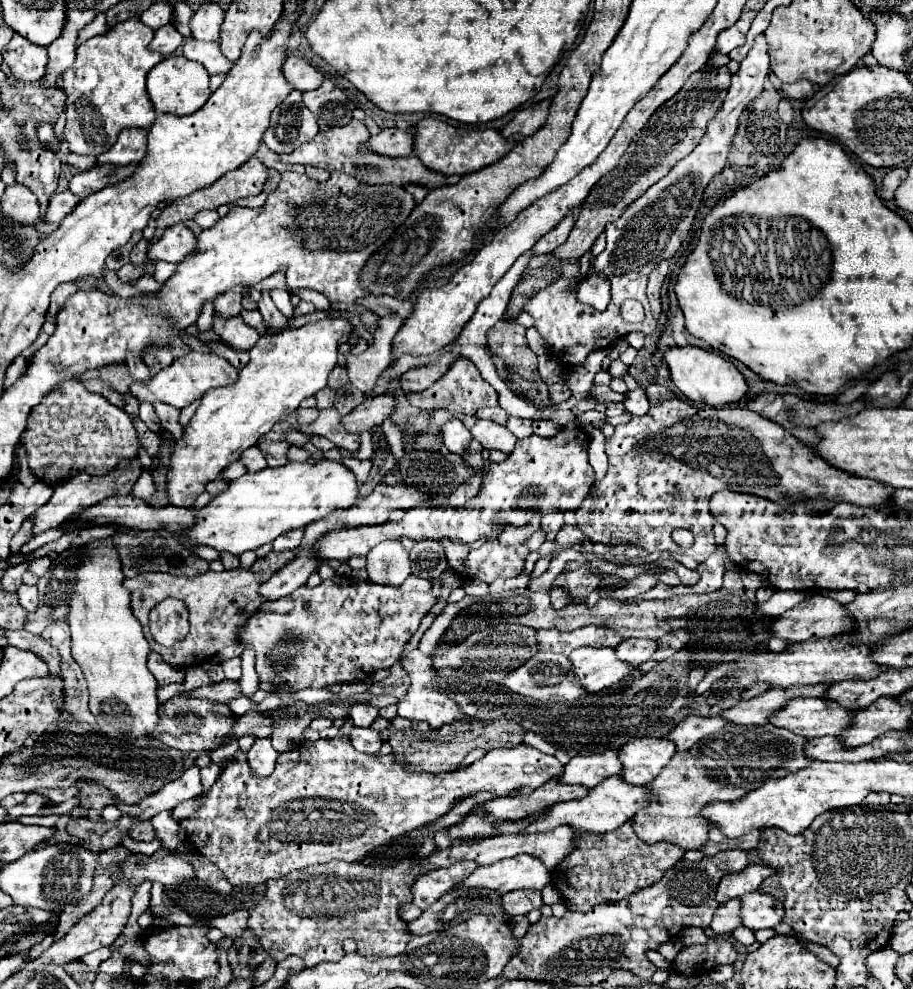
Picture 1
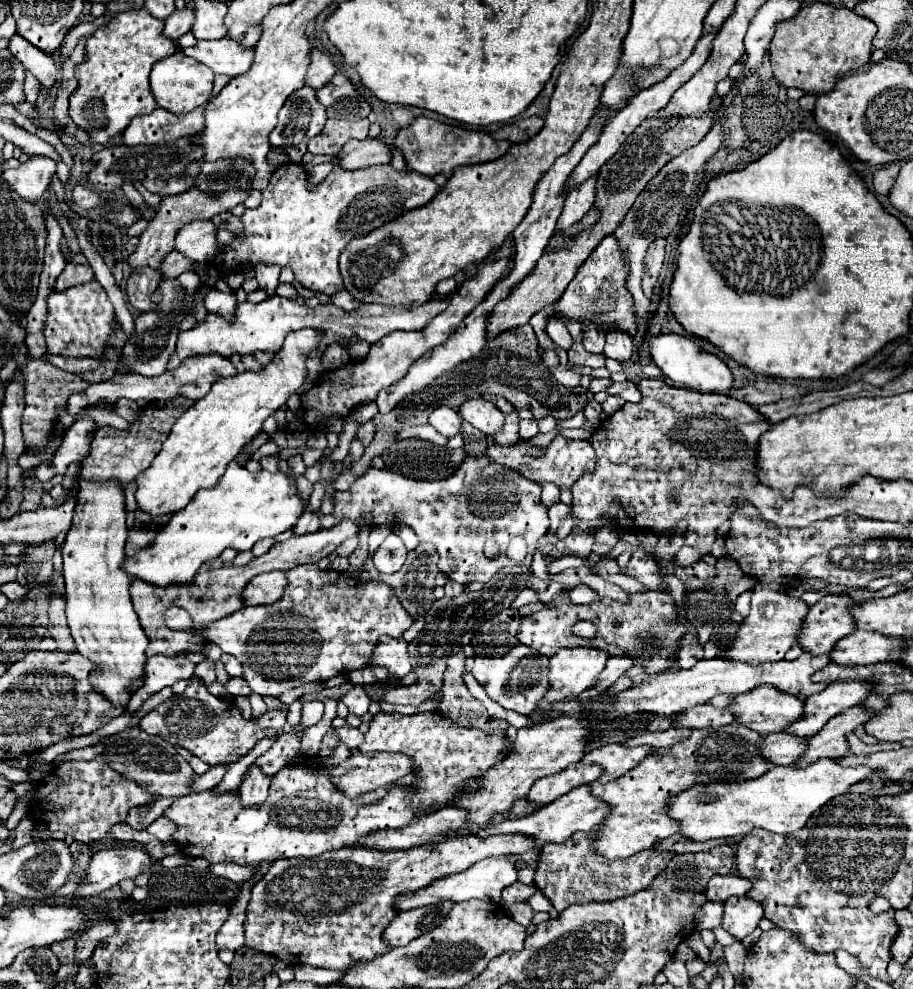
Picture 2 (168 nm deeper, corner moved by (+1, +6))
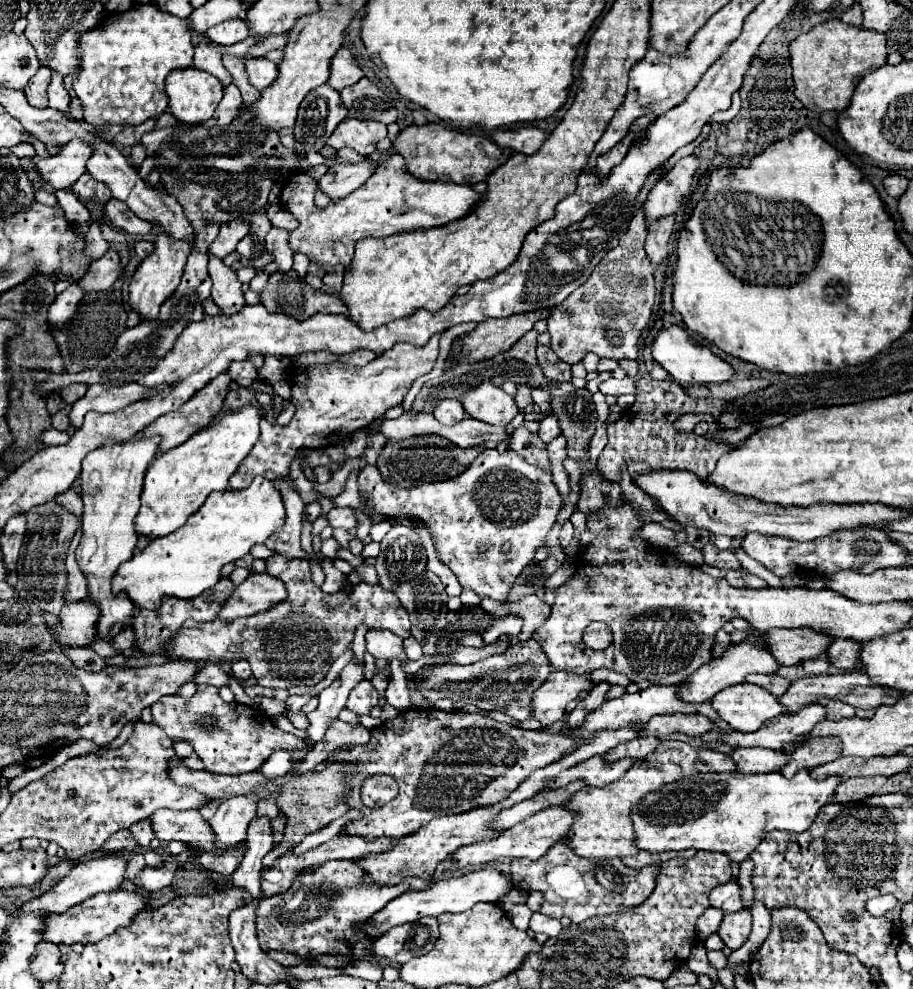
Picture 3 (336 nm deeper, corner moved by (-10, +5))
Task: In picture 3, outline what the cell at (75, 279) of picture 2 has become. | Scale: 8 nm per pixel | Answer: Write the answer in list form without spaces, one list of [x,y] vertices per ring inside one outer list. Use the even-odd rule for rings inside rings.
[[[109,249],[101,259],[91,261],[87,273],[83,275],[83,279],[79,279],[77,285],[83,291],[107,291],[121,273],[123,267],[119,263],[119,255],[117,251]]]

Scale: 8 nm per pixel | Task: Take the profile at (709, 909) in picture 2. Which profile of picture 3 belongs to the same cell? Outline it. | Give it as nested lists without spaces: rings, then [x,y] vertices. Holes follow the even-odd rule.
[[[709,907],[699,919],[697,919],[697,935],[701,939],[707,939],[711,933],[715,933],[719,929],[719,923],[723,921],[723,911],[719,911],[717,907]]]

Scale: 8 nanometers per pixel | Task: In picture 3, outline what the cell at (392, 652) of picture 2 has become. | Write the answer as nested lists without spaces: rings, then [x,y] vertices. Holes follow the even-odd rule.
[[[371,629],[365,635],[367,639],[367,651],[375,657],[375,659],[385,659],[385,661],[405,661],[405,649],[403,649],[403,639],[399,639],[397,635],[393,635],[387,629]]]

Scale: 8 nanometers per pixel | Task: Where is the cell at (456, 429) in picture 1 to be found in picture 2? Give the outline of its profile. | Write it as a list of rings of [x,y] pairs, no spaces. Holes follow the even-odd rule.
[[[448,406],[436,408],[436,410],[428,416],[428,422],[430,422],[440,434],[444,434],[444,436],[448,436],[448,438],[450,438],[450,436],[456,436],[456,434],[460,432],[460,424],[462,424],[458,412],[452,410],[452,408],[448,408]]]

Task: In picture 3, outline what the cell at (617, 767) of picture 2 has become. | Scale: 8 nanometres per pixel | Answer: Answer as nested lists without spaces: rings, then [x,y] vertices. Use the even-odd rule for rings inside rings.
[[[595,755],[583,763],[577,763],[575,767],[569,767],[567,771],[563,771],[563,775],[559,775],[559,779],[553,779],[549,783],[549,787],[563,787],[577,779],[581,779],[593,787],[603,787],[603,785],[613,783],[615,779],[621,779],[633,763],[635,763],[635,759],[619,759],[615,763],[607,763],[603,759],[603,755]]]

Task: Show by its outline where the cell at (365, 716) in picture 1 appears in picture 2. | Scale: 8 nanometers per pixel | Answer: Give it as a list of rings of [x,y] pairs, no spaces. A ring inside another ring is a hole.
[[[354,686],[350,692],[346,692],[340,698],[340,702],[344,702],[348,706],[350,714],[354,714],[354,716],[364,716],[370,706],[370,698],[366,696],[364,688],[360,688],[360,686]]]

